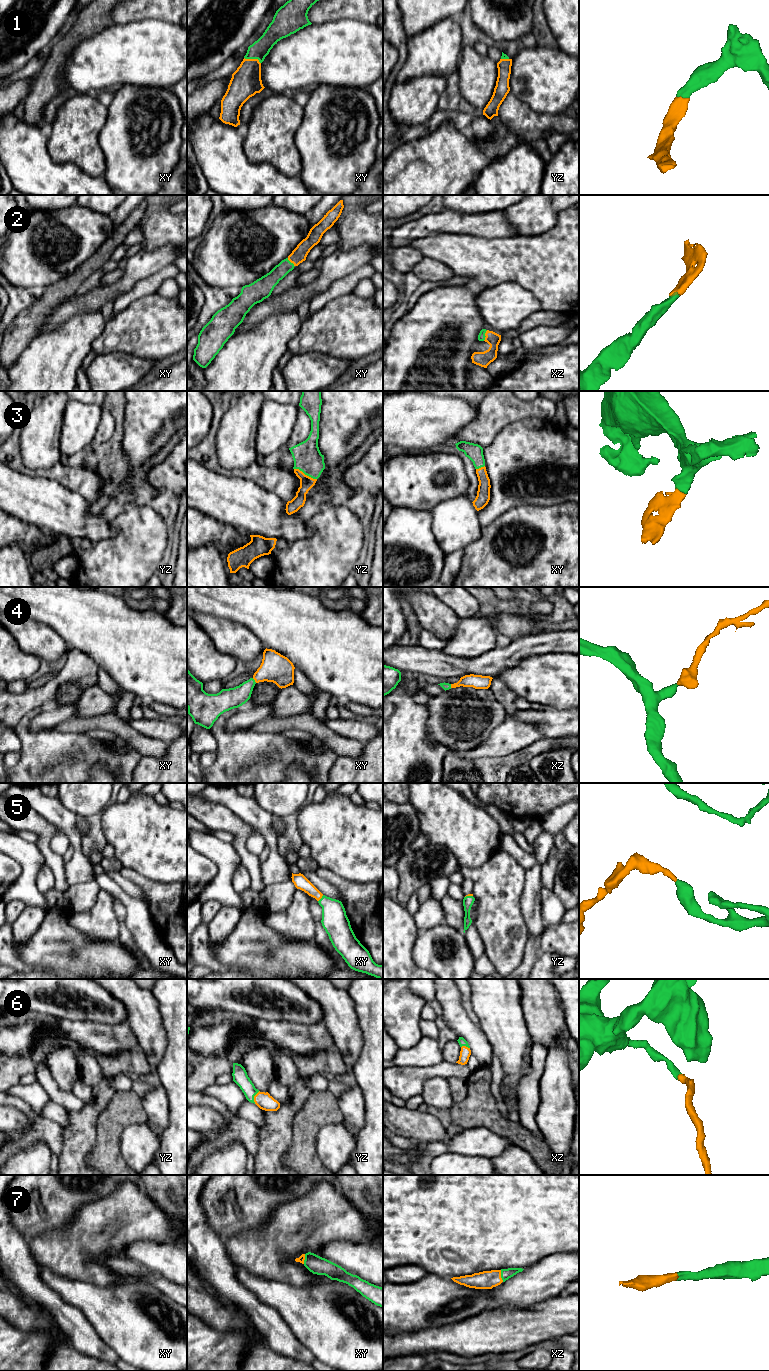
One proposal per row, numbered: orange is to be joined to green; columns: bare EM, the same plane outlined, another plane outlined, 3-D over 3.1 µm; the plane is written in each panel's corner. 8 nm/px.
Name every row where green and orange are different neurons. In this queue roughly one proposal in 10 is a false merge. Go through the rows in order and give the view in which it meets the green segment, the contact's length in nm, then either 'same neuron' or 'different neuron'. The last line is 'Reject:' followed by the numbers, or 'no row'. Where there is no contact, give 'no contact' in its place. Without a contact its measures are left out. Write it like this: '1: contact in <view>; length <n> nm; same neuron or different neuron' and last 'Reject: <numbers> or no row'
1: contact in xy; length 140 nm; same neuron
2: contact in xz; length 90 nm; same neuron
3: contact in yz; length 200 nm; same neuron
4: contact in xy; length 50 nm; same neuron
5: contact in xy; length 70 nm; same neuron
6: contact in yz; length 110 nm; same neuron
7: contact in xz; length 100 nm; same neuron
Reject: no row

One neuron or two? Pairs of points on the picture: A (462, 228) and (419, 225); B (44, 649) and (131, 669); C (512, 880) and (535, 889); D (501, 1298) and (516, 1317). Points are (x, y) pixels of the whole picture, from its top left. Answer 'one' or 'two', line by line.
A: one
B: two
C: two
D: two

